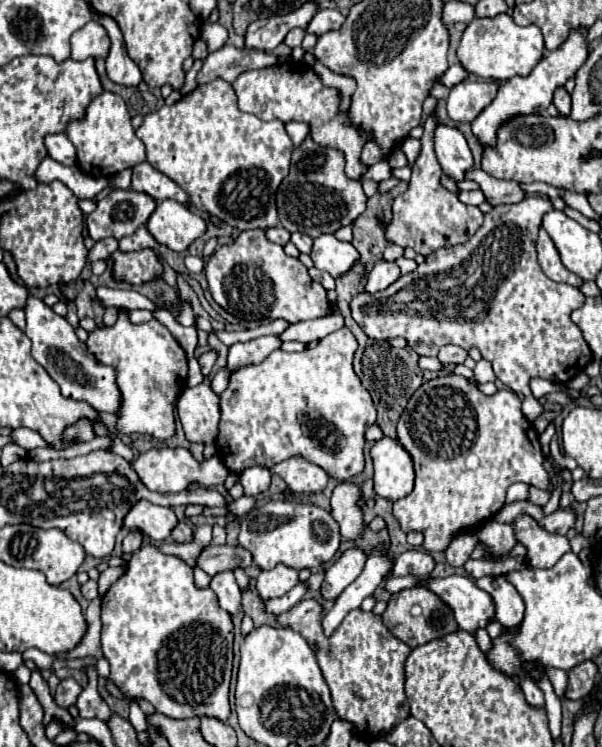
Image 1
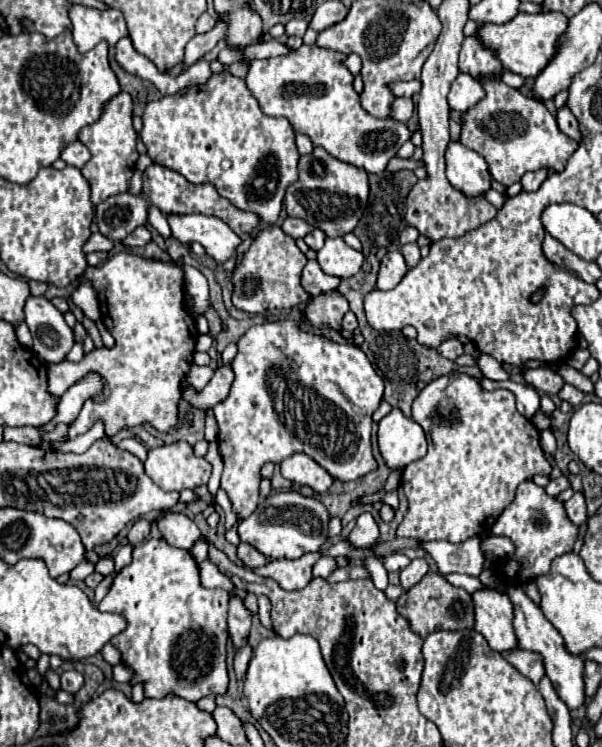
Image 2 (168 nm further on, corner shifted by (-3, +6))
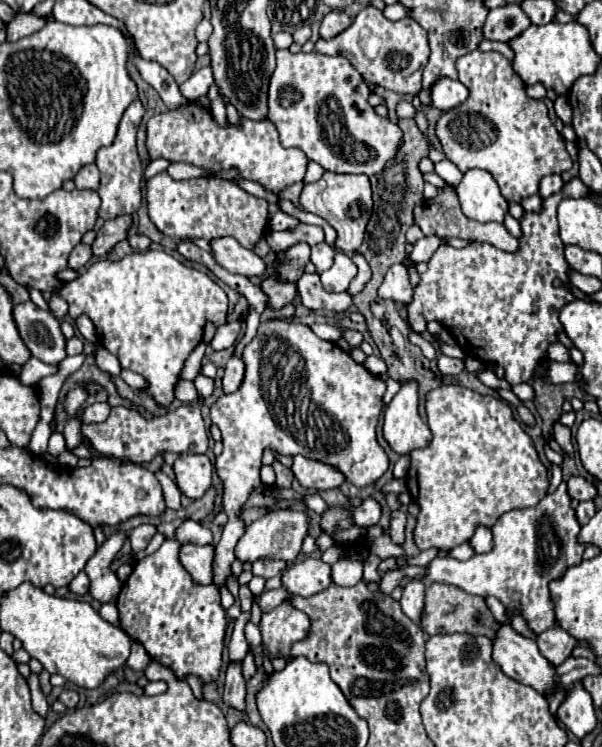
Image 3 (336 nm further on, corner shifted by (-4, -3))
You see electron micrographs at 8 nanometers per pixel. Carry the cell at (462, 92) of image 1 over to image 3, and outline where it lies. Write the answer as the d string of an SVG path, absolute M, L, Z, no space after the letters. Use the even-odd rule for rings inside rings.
M442 77L432 87L432 101L434 107L440 111L452 111L456 105L462 105L470 97L470 91L460 83L448 77Z

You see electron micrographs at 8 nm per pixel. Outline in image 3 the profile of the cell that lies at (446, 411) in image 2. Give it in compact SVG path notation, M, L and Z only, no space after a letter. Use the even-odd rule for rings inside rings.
M440 385L436 389L432 389L428 395L426 395L426 423L432 431L432 443L426 447L426 449L416 449L410 453L410 459L412 459L412 465L408 469L408 475L406 475L406 487L408 487L408 493L412 495L412 499L418 503L420 507L420 513L416 517L416 527L414 529L414 541L416 541L417 547L423 551L426 549L454 549L466 541L472 539L472 533L484 525L484 527L492 527L504 513L512 511L512 509L518 509L518 507L530 507L530 505L536 505L544 495L546 495L546 489L548 489L548 469L540 463L538 459L538 453L534 449L534 443L532 439L526 435L526 431L520 427L520 423L514 419L514 413L512 413L512 407L506 403L506 401L500 401L496 397L490 397L490 395L480 395L476 391L470 391L466 387L460 387L460 385Z

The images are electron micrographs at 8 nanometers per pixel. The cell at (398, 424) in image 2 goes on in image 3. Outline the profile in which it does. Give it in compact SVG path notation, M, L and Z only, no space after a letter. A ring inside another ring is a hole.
M402 383L384 413L384 439L398 455L424 449L432 441L428 425L418 415L418 385Z

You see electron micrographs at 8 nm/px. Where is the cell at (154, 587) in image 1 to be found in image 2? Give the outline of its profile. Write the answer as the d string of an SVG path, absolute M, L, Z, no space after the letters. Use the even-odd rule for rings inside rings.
M149 538L137 544L133 550L133 562L125 566L113 580L109 594L99 602L101 612L113 612L127 618L129 626L111 644L123 654L123 664L129 666L135 676L131 684L143 682L147 698L163 698L173 692L185 700L197 702L203 696L225 694L227 678L227 606L229 594L221 588L203 588L199 582L197 562L187 550L171 548L163 538Z

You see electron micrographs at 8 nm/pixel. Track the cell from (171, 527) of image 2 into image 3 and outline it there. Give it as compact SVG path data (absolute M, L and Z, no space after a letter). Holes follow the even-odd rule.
M182 543L182 547L180 547L182 567L200 585L212 583L212 557L214 557L212 545L200 547L200 545L194 545L194 543Z

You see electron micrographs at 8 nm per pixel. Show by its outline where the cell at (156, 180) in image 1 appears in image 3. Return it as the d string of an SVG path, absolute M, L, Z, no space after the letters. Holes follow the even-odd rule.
M158 173L146 183L146 205L152 223L168 237L202 237L214 239L230 235L242 247L254 249L256 241L264 233L266 219L268 219L268 201L258 199L232 181L226 179L186 179L174 181L168 173Z

